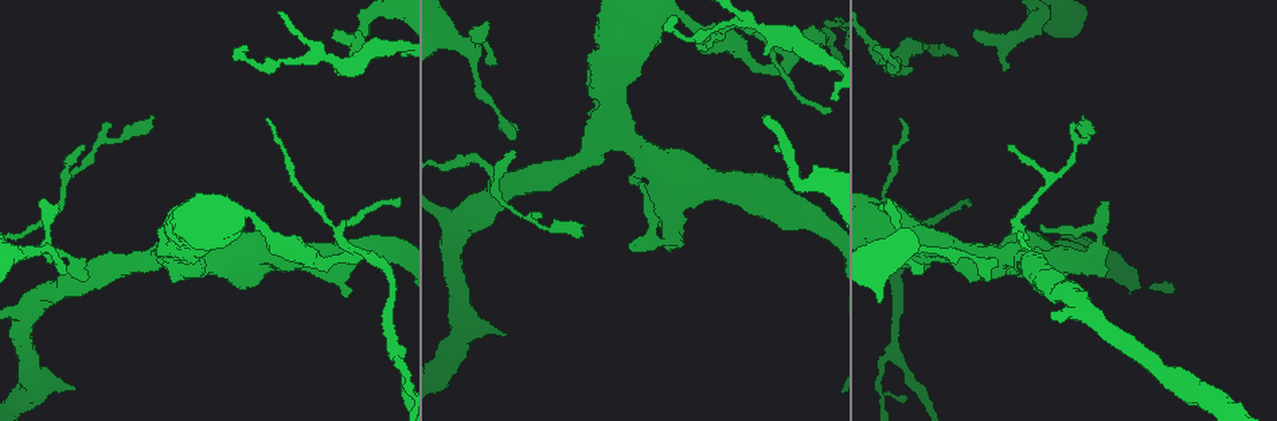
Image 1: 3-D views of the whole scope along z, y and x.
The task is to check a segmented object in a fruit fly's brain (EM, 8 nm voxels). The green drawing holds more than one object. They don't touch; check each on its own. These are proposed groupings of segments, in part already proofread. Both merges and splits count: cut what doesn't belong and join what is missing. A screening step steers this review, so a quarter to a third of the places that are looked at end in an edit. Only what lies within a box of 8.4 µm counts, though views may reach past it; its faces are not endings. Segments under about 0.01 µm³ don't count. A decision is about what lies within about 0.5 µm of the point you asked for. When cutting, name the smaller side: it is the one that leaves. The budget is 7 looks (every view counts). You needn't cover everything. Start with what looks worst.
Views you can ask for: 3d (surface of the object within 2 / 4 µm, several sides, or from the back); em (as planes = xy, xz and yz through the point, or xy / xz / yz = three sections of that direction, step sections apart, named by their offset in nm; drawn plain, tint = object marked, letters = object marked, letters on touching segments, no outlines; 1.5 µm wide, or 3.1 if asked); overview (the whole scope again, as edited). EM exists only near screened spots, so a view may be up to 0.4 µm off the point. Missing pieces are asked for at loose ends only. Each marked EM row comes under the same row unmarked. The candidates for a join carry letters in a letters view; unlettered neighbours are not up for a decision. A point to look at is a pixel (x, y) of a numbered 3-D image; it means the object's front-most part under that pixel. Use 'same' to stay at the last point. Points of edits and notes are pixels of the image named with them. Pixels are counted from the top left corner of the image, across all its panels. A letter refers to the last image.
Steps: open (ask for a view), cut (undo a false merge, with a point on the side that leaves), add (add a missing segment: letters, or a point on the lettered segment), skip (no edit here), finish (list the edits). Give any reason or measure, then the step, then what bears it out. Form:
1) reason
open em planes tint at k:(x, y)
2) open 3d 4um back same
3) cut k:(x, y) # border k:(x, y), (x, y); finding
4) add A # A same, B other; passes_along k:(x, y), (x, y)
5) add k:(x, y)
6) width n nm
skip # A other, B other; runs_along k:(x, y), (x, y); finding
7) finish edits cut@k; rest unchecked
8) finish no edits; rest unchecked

an open end
open 3d 2um back at 1:(337, 36)

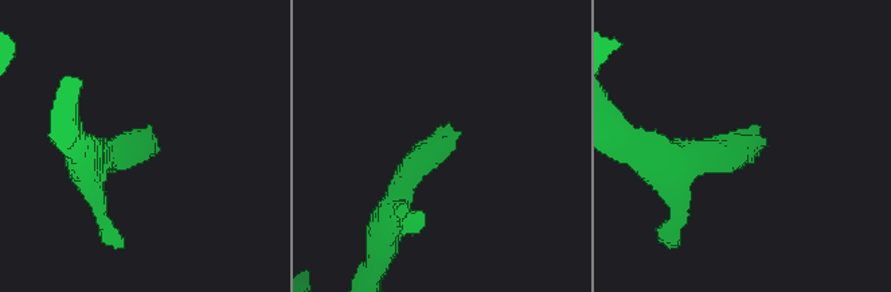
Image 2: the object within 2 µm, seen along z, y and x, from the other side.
shape alone is not enough
open em planes letters at 2:(441, 124)

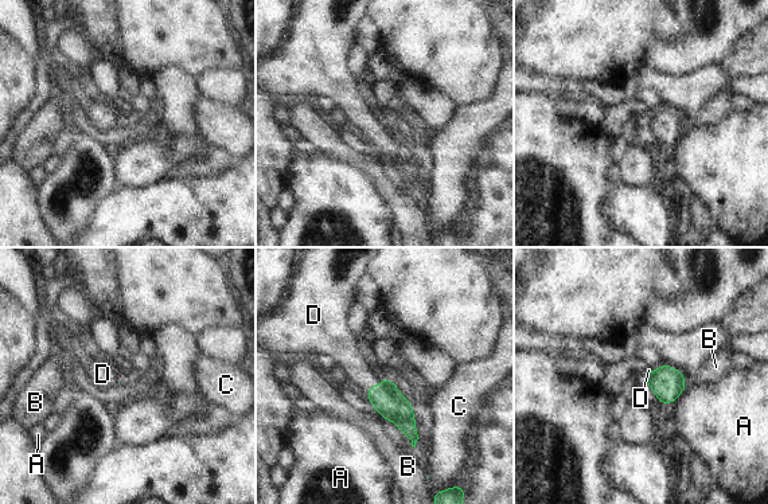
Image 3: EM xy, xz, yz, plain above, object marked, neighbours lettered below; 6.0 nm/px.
add D # A other, B other, C other, D same; passes_along 3:(386, 399), (374, 385), (347, 352); the neuron continues

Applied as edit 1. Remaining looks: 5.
an open end
open 3d 4um at 1:(1007, 147)

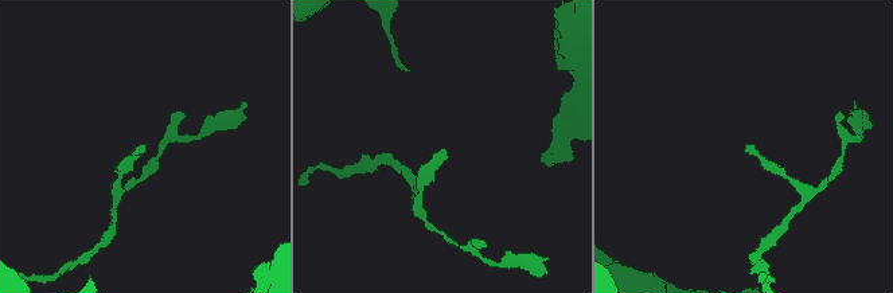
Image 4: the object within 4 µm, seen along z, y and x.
open em yz step 4 letters at 4:(447, 153)

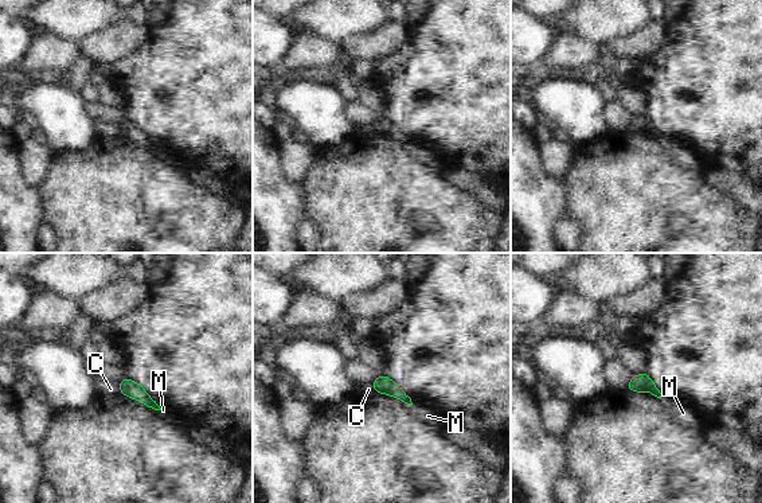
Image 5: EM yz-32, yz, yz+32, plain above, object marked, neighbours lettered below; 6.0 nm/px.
cut it another way
open em planes letters same

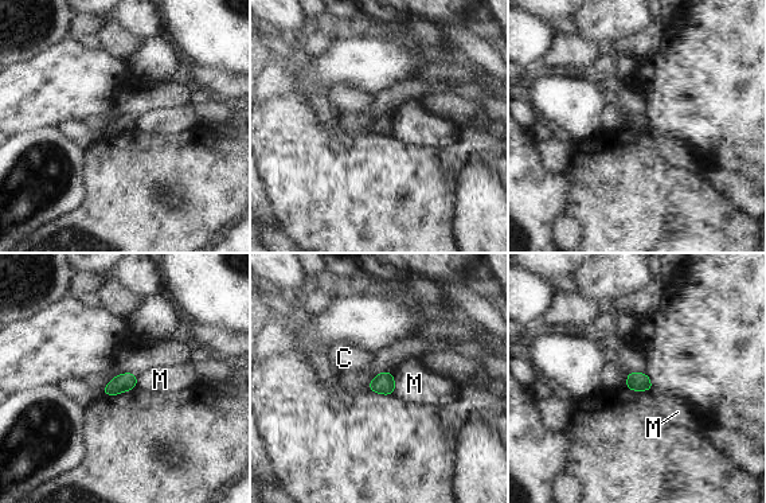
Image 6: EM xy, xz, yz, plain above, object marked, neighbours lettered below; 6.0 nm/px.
width 110 nm
skip # C other, M other; border 6:(391, 373), (394, 394); none of them fits

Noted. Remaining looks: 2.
thin end
open em planes tint at 1:(872, 50)

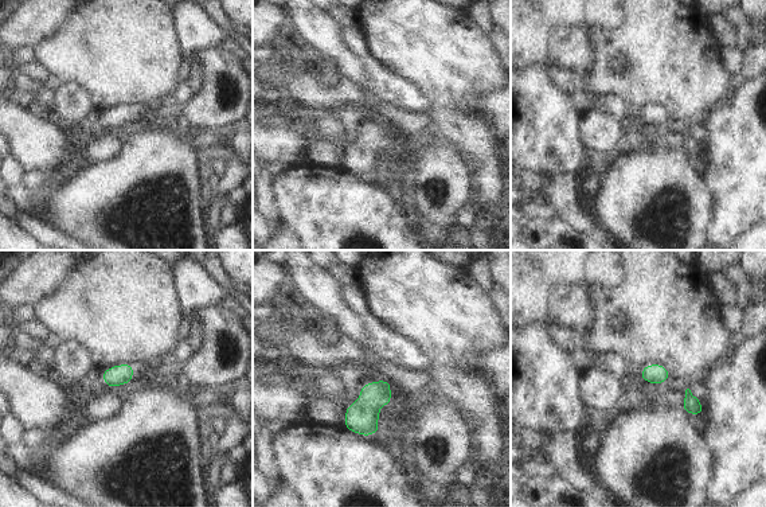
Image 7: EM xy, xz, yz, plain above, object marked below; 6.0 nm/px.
open em planes letters same

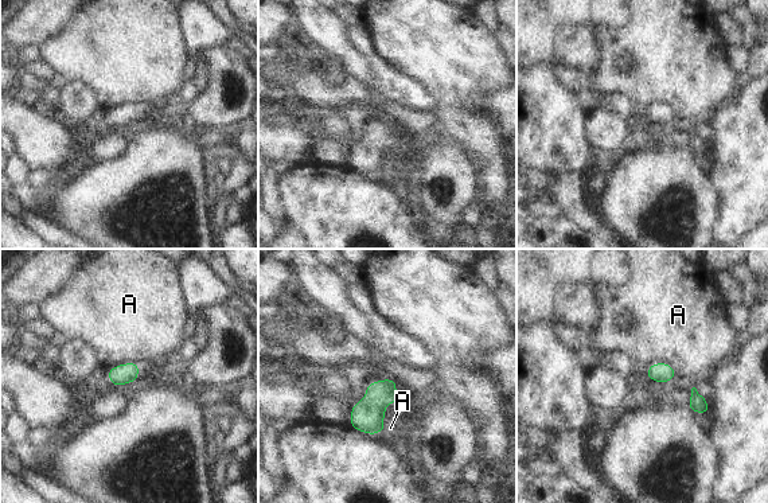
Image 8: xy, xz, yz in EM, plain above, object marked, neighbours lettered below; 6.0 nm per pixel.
skip # A other; border 8:(667, 362), (678, 374); none of them fits

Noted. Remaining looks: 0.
finish edits add@3; rest unchecked

